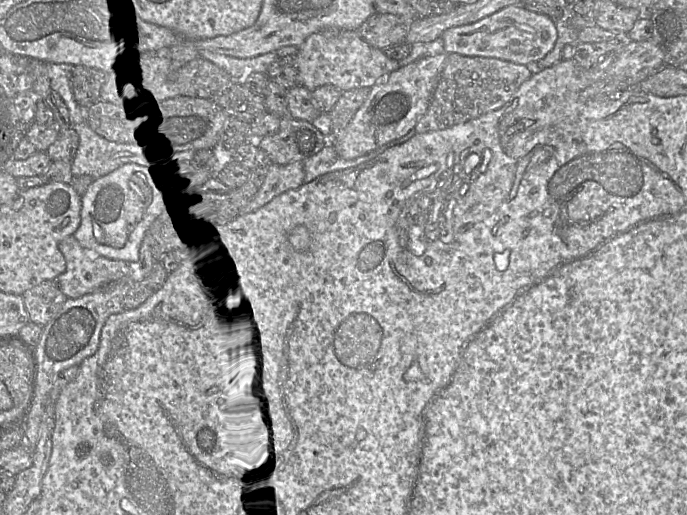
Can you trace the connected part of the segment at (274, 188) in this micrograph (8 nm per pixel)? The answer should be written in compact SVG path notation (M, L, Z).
M301 161L286 165L267 165L266 176L257 193L234 215L253 212L276 196L304 184L304 166Z

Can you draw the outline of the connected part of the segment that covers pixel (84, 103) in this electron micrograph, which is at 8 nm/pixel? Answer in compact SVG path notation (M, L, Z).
M74 66L70 81L76 102L83 108L89 108L100 101L106 78L107 75L97 70Z

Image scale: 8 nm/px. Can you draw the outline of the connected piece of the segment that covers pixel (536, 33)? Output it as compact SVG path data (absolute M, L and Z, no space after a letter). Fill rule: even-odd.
M521 5L507 6L479 21L447 29L441 36L444 52L468 57L486 57L515 64L537 64L557 41L555 22L548 16L525 10Z

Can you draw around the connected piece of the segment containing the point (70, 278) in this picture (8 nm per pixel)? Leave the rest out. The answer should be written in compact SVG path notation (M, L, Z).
M73 235L64 238L58 248L66 260L66 270L54 280L68 299L80 298L129 276L129 263L85 249Z

